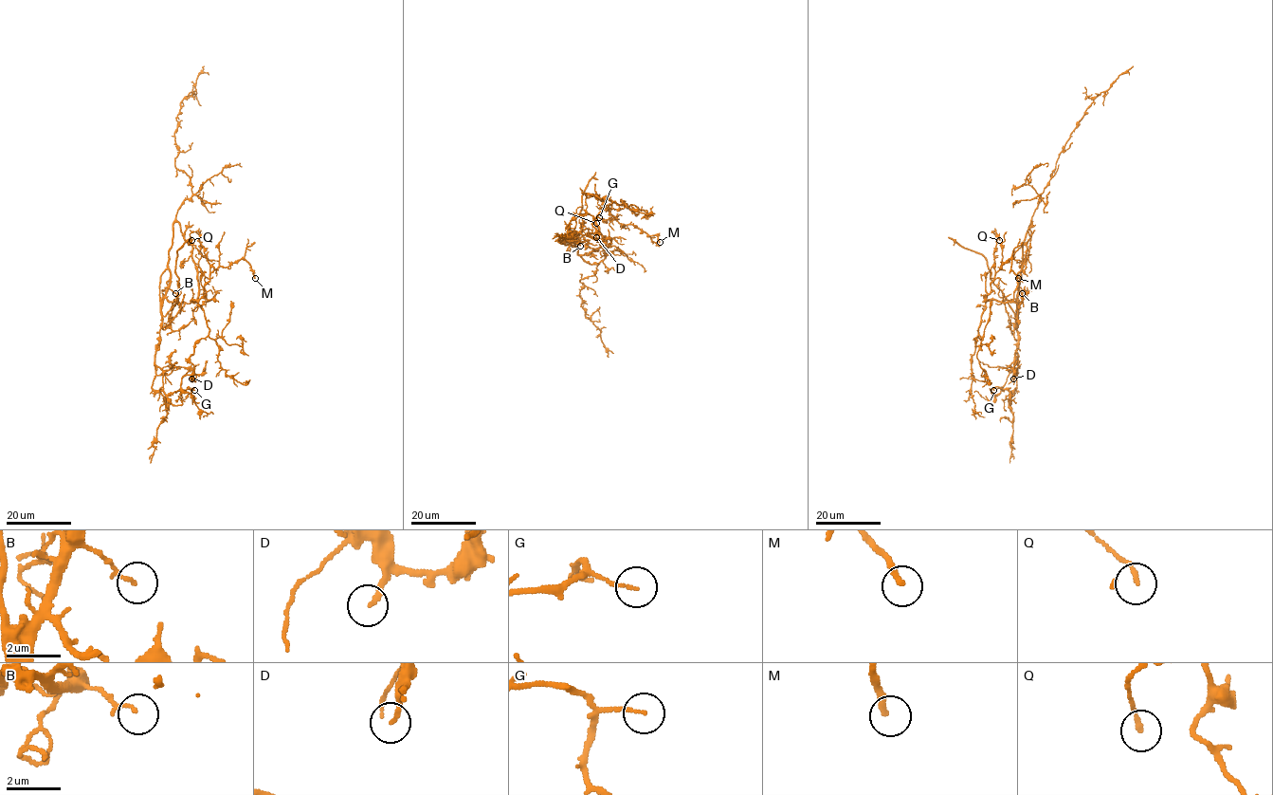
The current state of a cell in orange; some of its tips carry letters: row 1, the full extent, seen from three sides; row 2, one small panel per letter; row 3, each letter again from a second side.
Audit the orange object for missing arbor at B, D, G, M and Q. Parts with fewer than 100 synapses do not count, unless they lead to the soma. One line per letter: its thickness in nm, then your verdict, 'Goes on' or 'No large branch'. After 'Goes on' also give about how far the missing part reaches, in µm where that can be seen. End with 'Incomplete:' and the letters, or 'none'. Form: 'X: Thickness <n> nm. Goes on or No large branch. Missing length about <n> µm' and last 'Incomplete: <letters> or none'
B: Thickness 110 nm. No large branch
D: Thickness 180 nm. No large branch
G: Thickness 80 nm. No large branch
M: Thickness 240 nm. No large branch
Q: Thickness 150 nm. No large branch
Incomplete: none

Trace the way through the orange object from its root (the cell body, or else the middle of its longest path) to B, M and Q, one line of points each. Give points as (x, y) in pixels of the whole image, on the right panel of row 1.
B: (1029, 230), (1030, 222), (1023, 247), (1018, 286), (1022, 293)
M: (1029, 230), (1013, 299), (1000, 302), (985, 298), (991, 292), (994, 274), (1009, 259), (1018, 278)
Q: (1029, 230), (1014, 297), (1007, 302), (985, 298), (994, 276), (998, 238), (994, 231), (999, 240)

